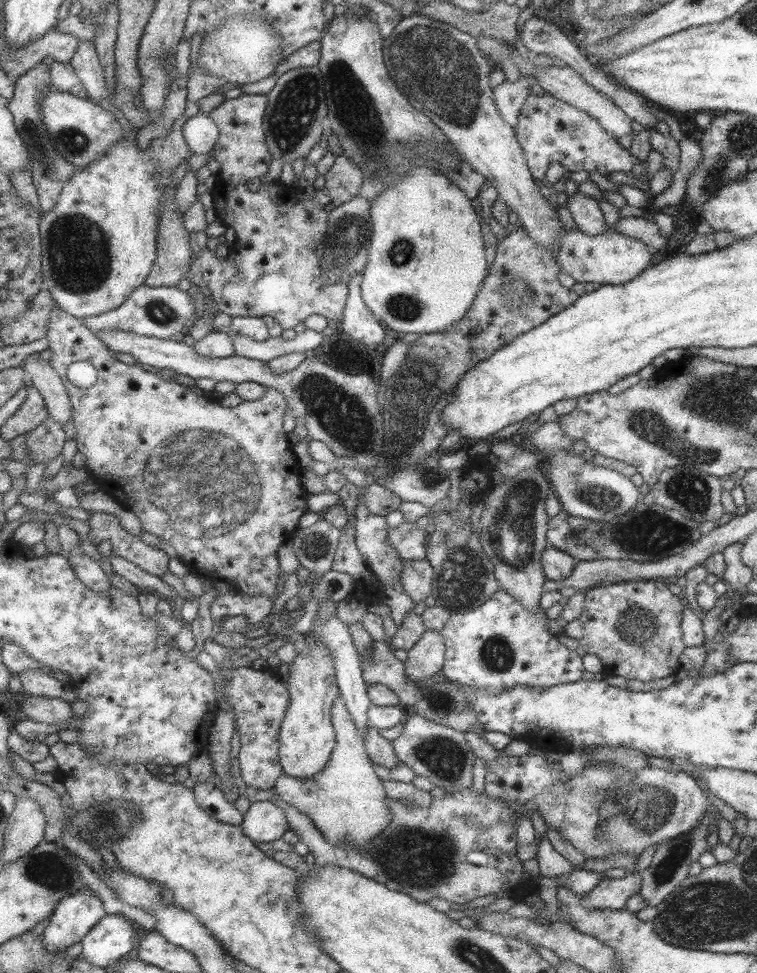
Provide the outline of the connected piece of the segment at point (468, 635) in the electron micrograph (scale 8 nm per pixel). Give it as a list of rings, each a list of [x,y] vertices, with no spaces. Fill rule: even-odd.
[[[502,589],[465,614],[451,614],[439,631],[446,640],[443,676],[447,681],[484,690],[488,695],[515,687],[544,689],[581,680],[583,656],[559,642],[547,630],[547,620],[543,609],[529,610]]]

